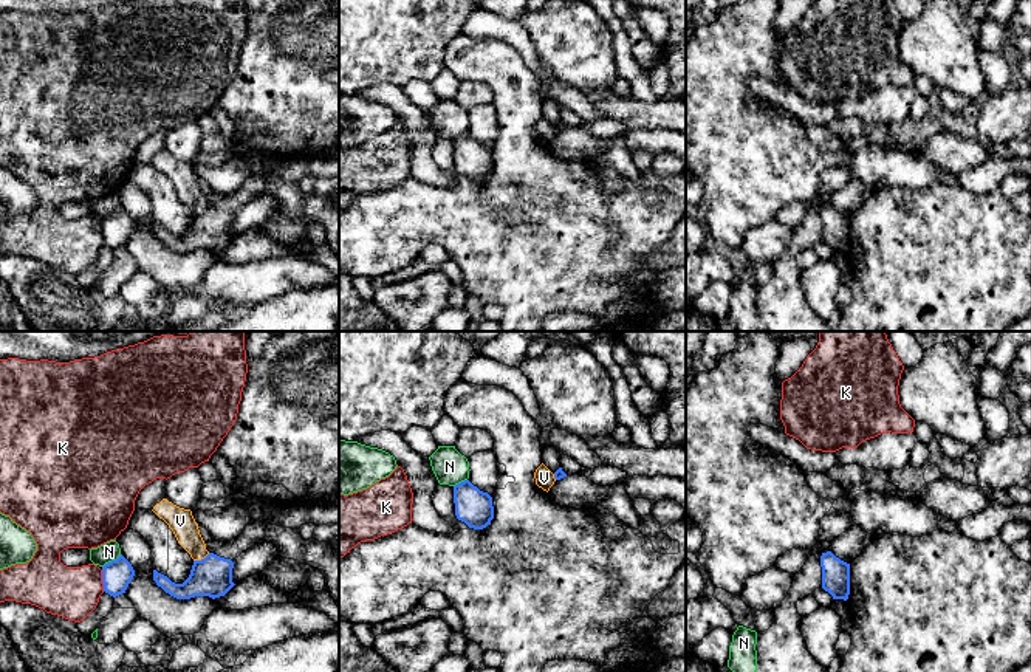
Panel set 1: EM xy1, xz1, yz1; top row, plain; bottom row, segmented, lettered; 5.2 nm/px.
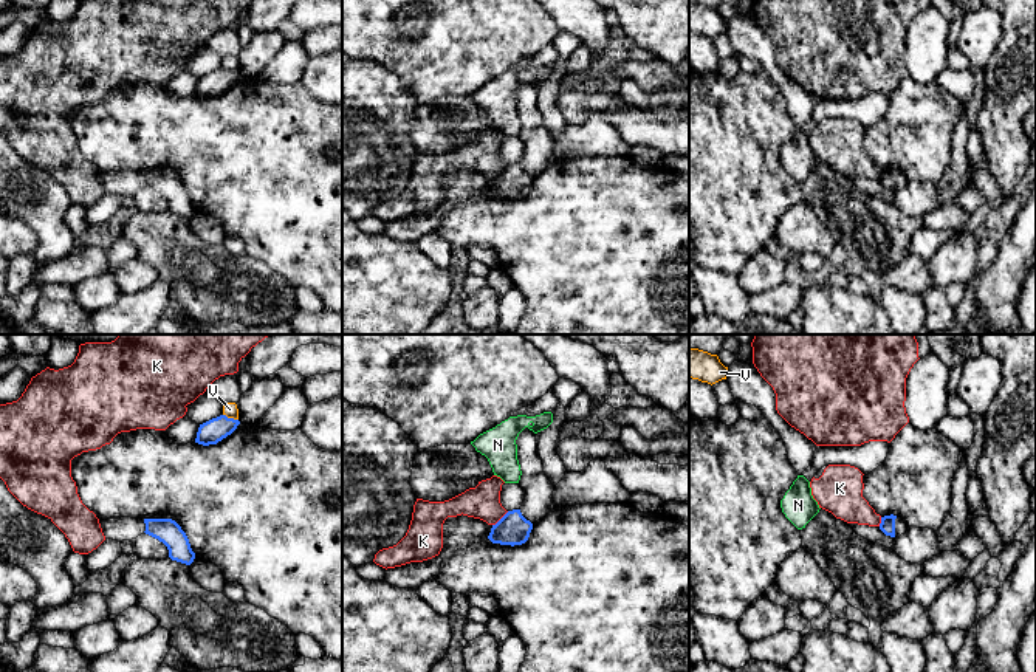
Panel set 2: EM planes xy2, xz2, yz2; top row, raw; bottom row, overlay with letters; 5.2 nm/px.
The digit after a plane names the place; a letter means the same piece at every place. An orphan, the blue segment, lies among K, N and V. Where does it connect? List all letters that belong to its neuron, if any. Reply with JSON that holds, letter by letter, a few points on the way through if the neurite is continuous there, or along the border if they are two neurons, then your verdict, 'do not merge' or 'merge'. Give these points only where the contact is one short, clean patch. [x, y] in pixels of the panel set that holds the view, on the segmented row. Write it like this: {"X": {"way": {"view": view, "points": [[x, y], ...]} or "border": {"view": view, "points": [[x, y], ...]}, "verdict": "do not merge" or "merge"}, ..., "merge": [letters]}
{"K": {"border": {"view": "xy1", "points": [[101, 570], [104, 590]]}, "verdict": "do not merge"}, "N": {"border": {"view": "xy1", "points": [[121, 555], [102, 567]]}, "verdict": "do not merge"}, "V": {"verdict": "do not merge"}, "merge": []}

